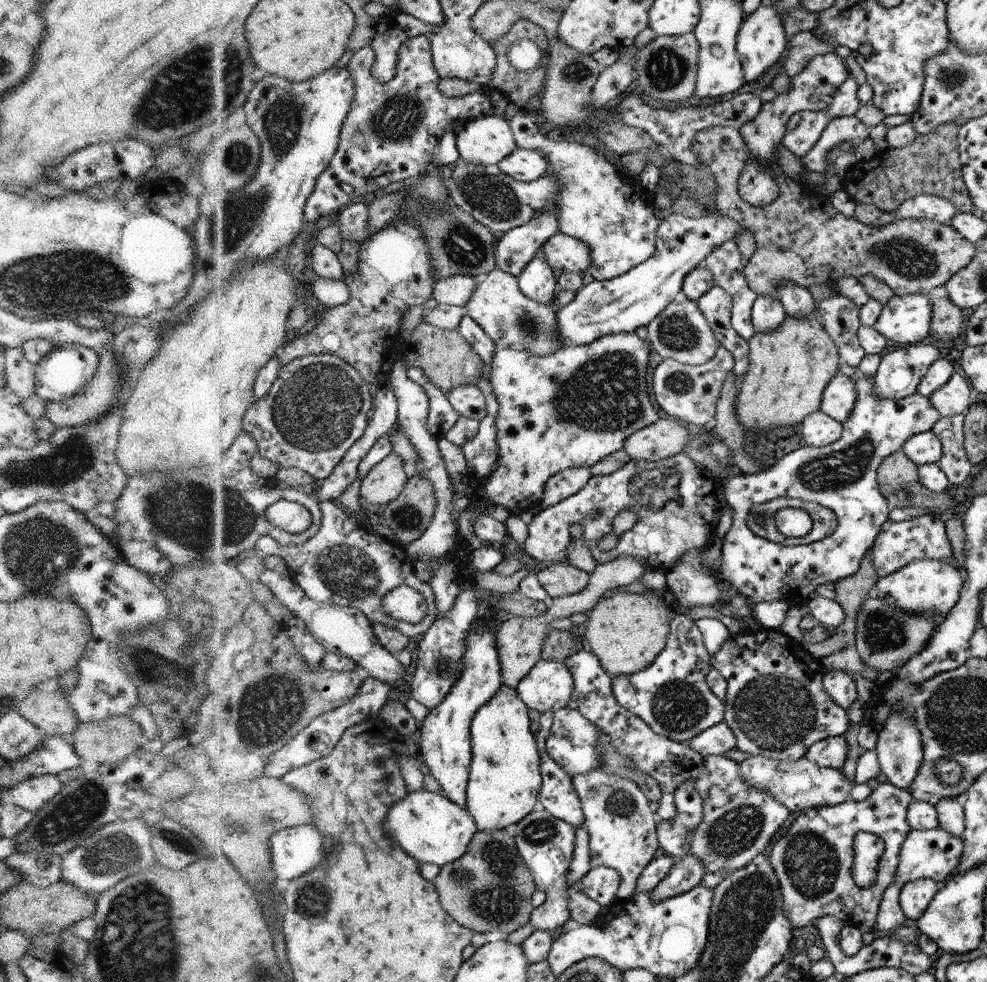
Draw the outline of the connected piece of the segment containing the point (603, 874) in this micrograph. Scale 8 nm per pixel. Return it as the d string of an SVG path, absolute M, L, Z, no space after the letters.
M592 867L580 882L580 892L607 907L616 901L621 886L621 875L610 867Z

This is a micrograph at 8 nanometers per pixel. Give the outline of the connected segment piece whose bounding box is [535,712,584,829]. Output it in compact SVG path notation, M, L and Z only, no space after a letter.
M553 712L541 714L538 720L540 729L535 737L538 752L540 752L540 774L542 777L539 807L573 825L575 829L584 828L584 814L580 797L572 786L572 780L570 780L569 774L561 766L558 766L546 752L545 744L553 723Z

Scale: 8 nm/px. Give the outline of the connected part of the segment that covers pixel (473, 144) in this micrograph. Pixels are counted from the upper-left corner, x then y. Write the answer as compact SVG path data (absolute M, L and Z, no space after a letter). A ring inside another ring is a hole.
M494 114L465 123L458 146L461 160L482 166L497 165L518 147L509 121Z

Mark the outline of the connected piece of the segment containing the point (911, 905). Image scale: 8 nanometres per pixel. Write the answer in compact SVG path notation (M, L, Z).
M920 878L906 884L901 889L902 912L905 912L910 920L920 919L937 895L939 887L940 884L932 878Z

